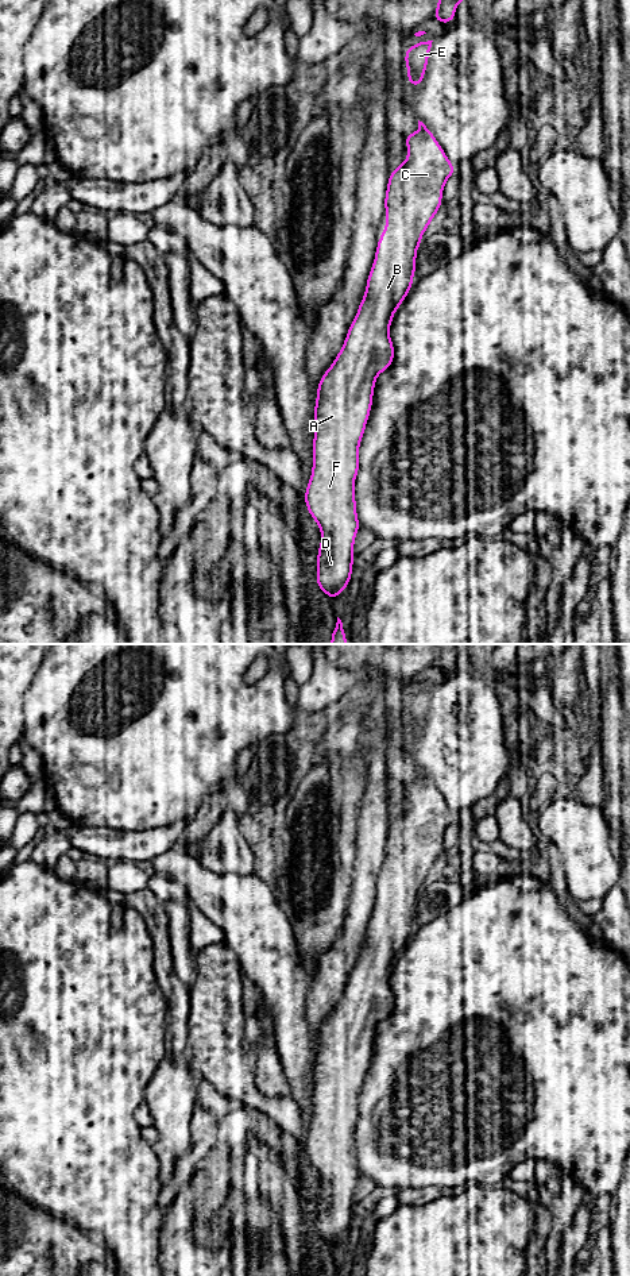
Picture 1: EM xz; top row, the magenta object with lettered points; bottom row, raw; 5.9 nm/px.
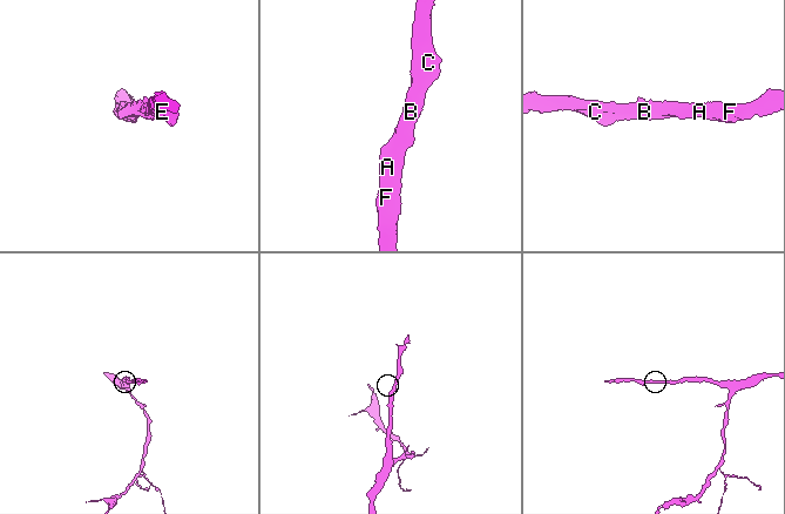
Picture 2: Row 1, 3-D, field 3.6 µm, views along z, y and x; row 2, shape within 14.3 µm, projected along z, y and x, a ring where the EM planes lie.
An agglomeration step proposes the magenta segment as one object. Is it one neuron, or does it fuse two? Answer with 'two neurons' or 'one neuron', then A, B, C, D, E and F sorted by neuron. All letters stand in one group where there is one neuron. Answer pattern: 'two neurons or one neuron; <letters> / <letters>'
one neuron; A B C D E F

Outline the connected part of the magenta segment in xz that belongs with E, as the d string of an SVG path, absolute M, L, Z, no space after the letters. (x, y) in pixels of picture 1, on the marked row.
M421 42L406 47L403 62L407 65L407 82L414 88L418 88L425 77L432 42Z

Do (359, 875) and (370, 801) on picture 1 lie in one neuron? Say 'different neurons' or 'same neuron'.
same neuron

